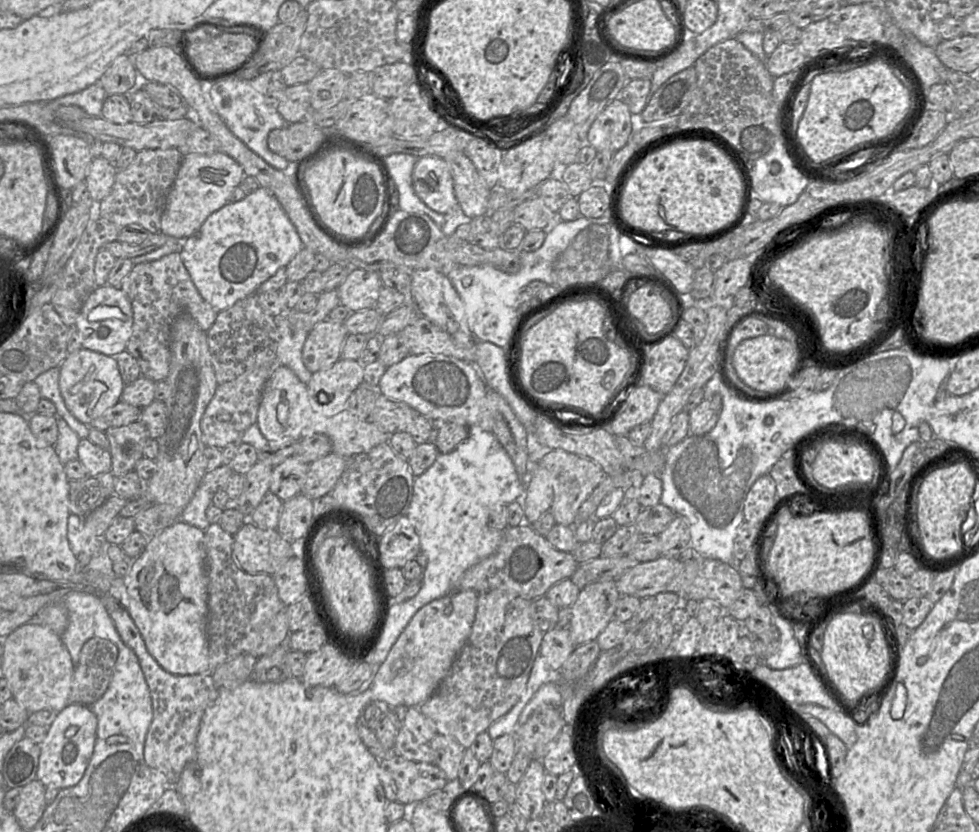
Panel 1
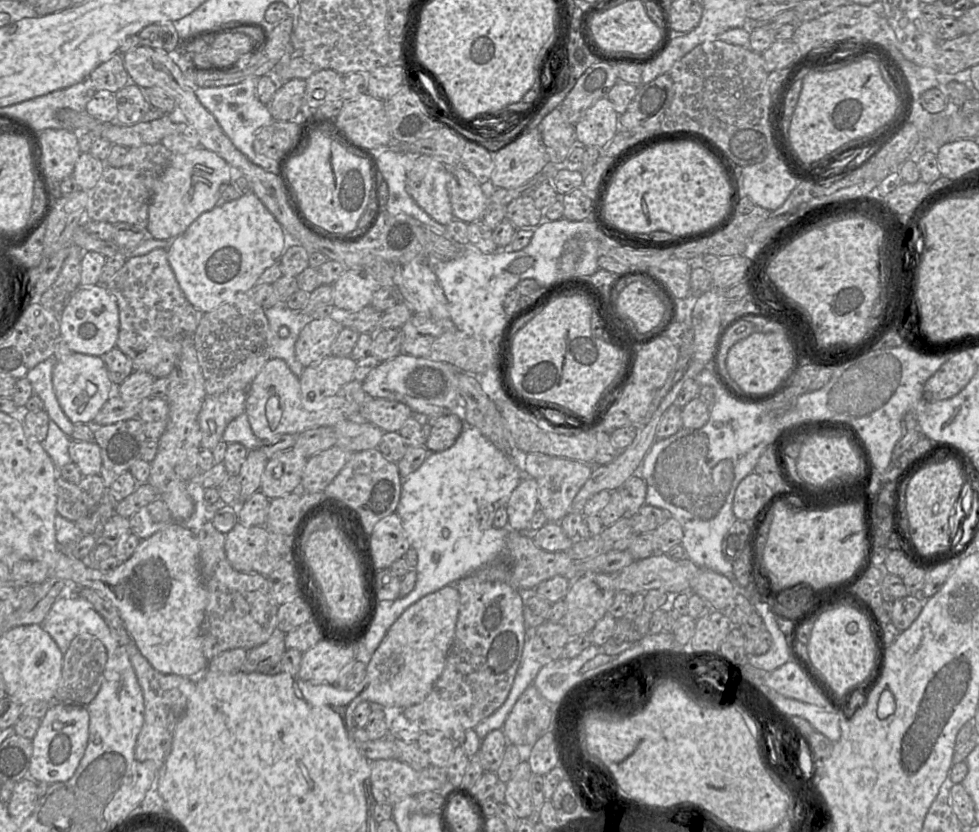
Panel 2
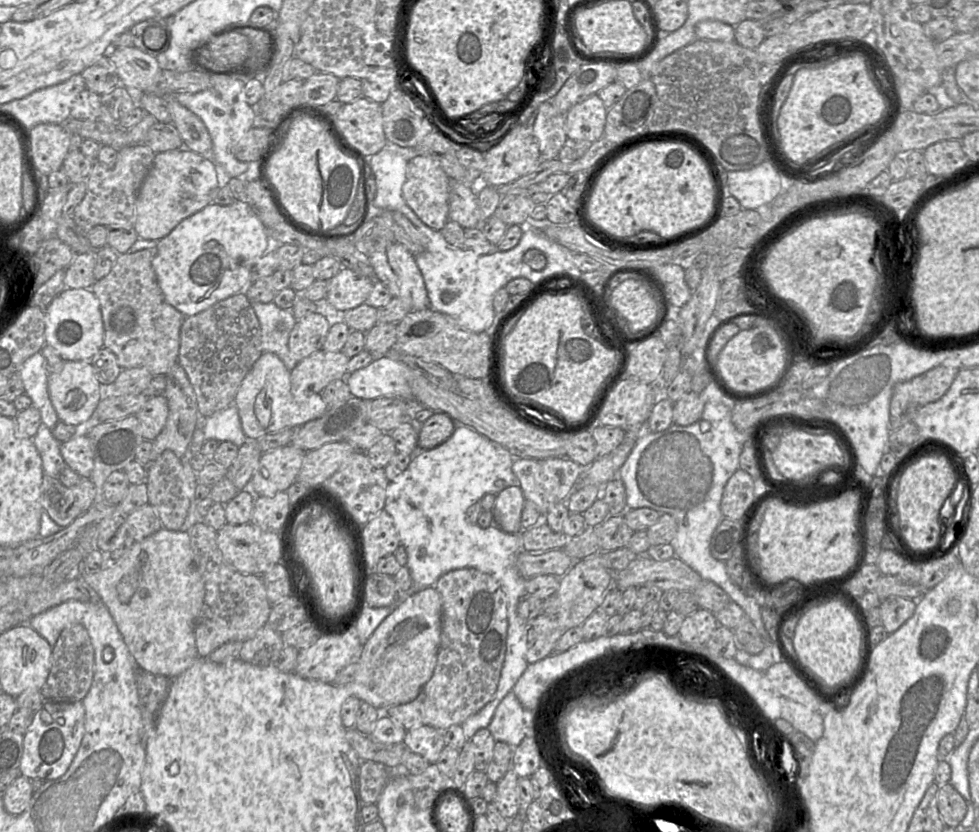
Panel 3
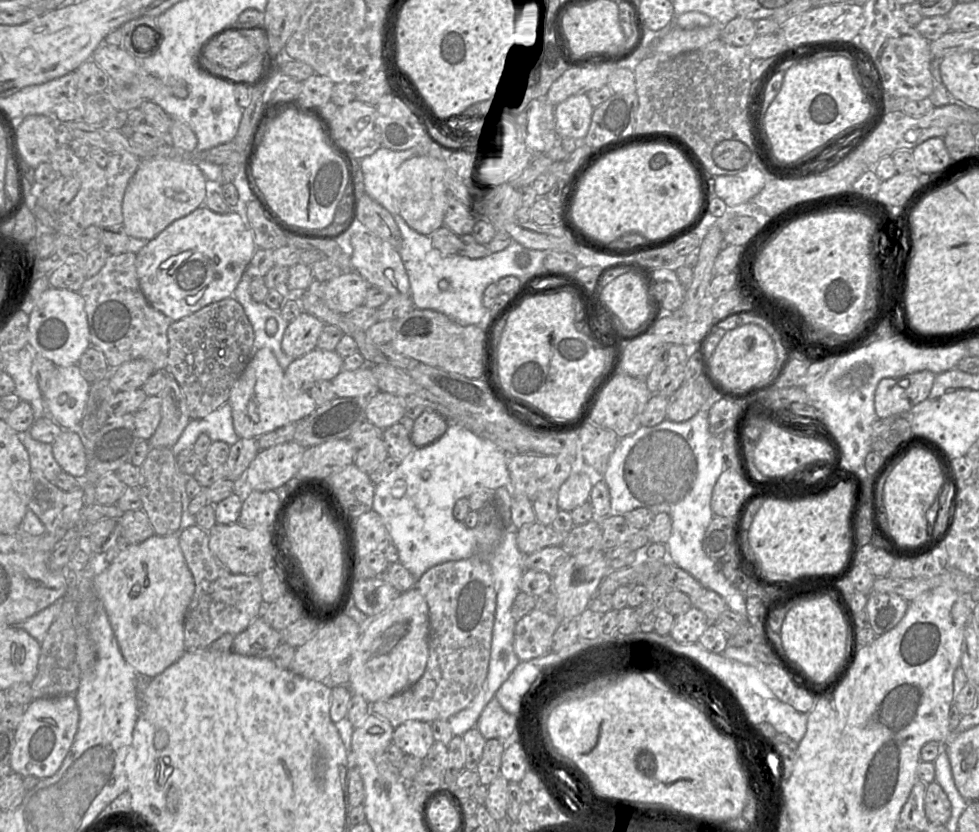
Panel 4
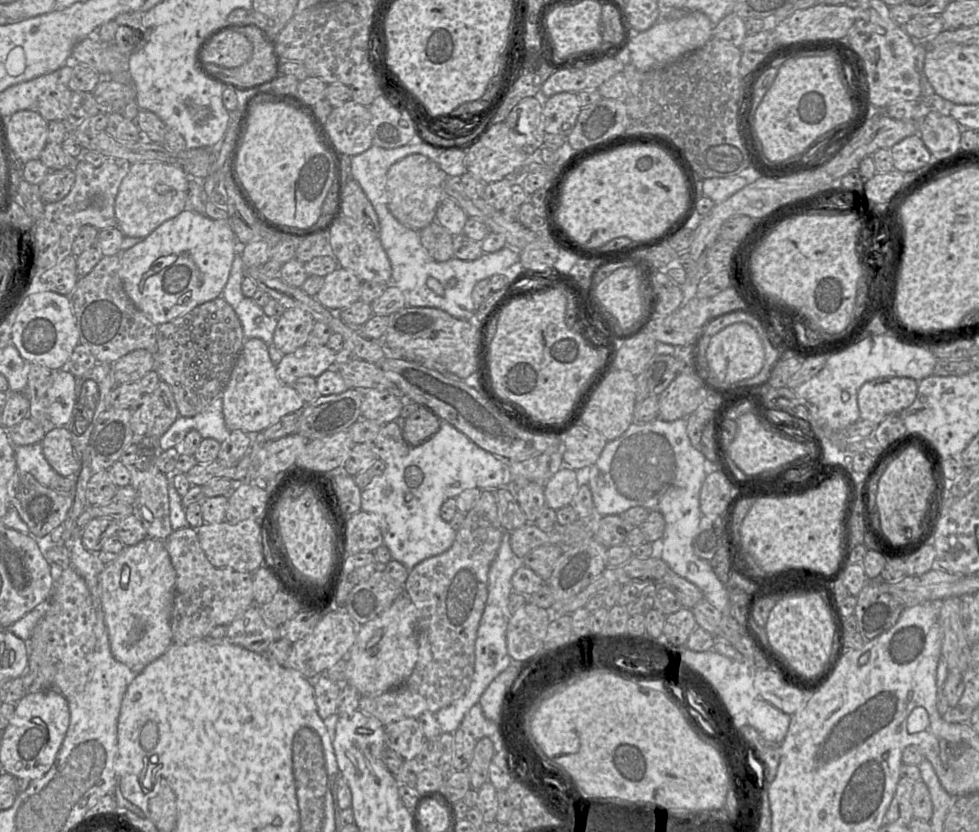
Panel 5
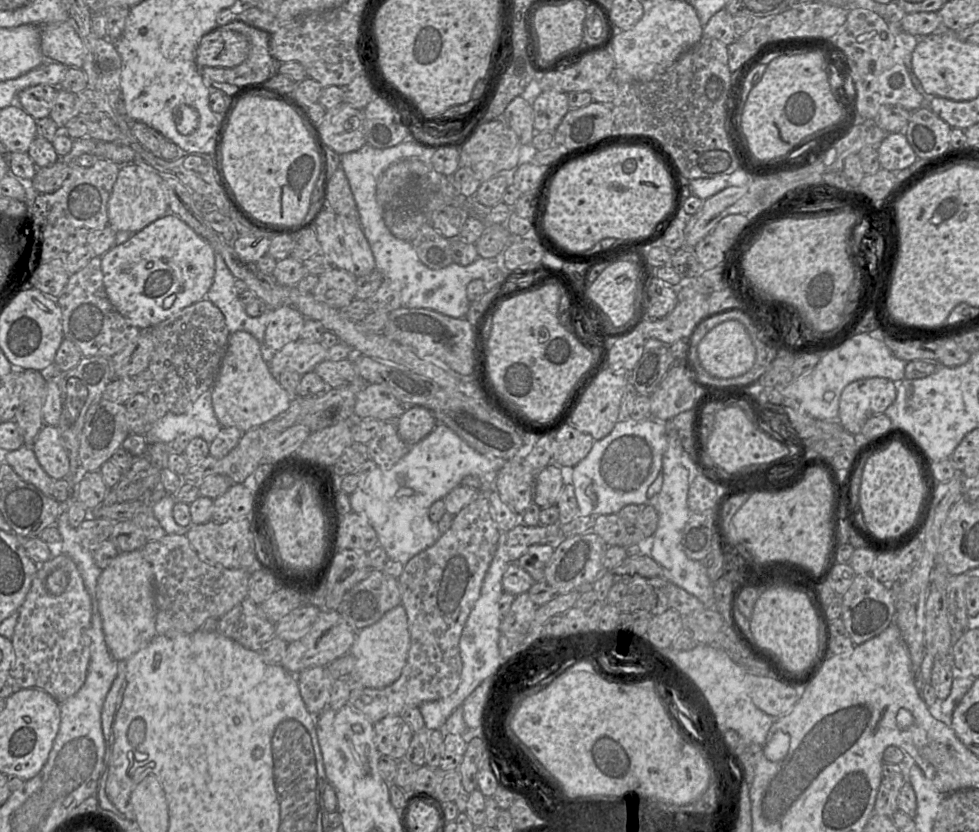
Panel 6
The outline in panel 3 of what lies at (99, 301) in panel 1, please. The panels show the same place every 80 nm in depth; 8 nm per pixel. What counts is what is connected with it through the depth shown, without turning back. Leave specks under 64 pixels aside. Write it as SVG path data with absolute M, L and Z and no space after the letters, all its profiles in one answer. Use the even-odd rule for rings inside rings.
M90 288L65 289L56 296L45 312L46 345L56 350L58 355L67 361L89 361L102 347L104 326L100 303Z

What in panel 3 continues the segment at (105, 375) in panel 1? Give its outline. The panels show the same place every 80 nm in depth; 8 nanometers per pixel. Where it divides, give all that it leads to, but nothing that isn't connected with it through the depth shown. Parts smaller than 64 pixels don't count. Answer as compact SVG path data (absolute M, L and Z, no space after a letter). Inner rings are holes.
M45 345L40 353L43 357L46 356L53 366L53 372L48 374L48 392L59 421L76 426L89 420L101 399L106 395L106 389L104 393L104 385L98 381L91 363L83 360L63 360L49 345Z

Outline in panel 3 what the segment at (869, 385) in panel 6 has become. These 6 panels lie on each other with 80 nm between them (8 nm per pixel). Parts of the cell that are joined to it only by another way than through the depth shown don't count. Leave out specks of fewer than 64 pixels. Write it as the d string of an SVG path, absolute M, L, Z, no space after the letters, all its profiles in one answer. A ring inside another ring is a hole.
M937 366L908 381L897 383L890 399L889 434L907 422L913 422L918 408L939 400L948 391L959 371L954 367Z

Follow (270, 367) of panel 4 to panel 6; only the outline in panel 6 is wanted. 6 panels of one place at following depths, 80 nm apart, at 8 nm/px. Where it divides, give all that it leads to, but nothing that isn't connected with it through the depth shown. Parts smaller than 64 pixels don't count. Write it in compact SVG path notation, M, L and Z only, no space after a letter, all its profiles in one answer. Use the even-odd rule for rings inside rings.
M246 331L230 333L219 373L210 391L215 415L222 427L235 427L241 432L270 422L289 408L293 398L273 377L269 364L262 357L259 341Z

